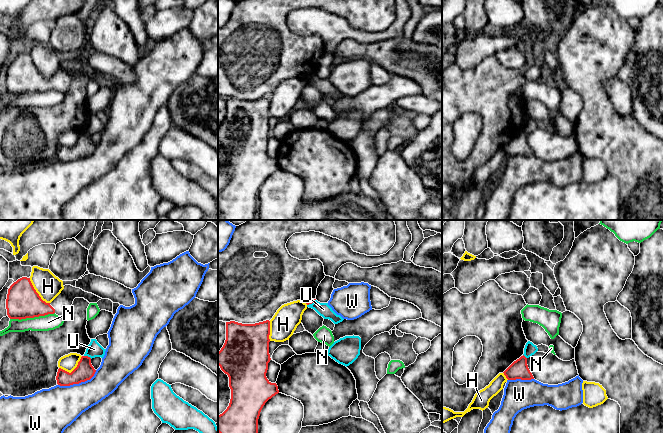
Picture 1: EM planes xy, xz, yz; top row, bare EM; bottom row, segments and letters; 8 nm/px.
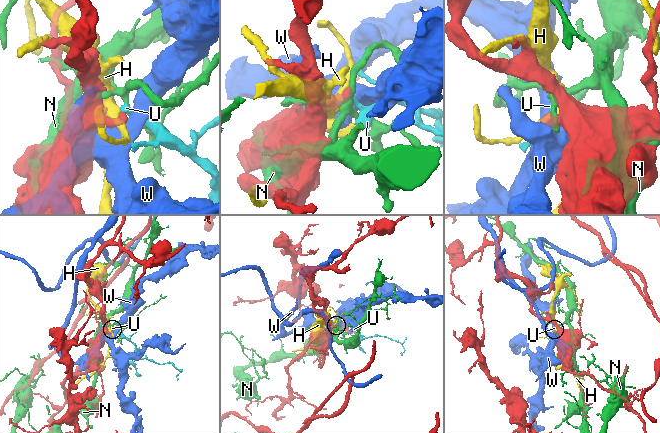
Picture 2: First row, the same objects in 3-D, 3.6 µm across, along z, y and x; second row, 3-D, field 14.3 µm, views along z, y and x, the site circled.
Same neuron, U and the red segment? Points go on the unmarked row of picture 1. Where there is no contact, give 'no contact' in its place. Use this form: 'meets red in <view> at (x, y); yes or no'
meets red in xy at (87, 132); no

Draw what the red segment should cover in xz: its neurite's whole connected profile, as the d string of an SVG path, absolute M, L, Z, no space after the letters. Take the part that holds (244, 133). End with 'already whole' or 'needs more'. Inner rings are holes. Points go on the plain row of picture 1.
M269 96L255 100L226 98L226 116L218 128L218 141L229 153L231 175L227 185L218 191L220 220L257 220L260 188L265 179L279 169L277 160L266 153L271 136L269 111Z | already whole

